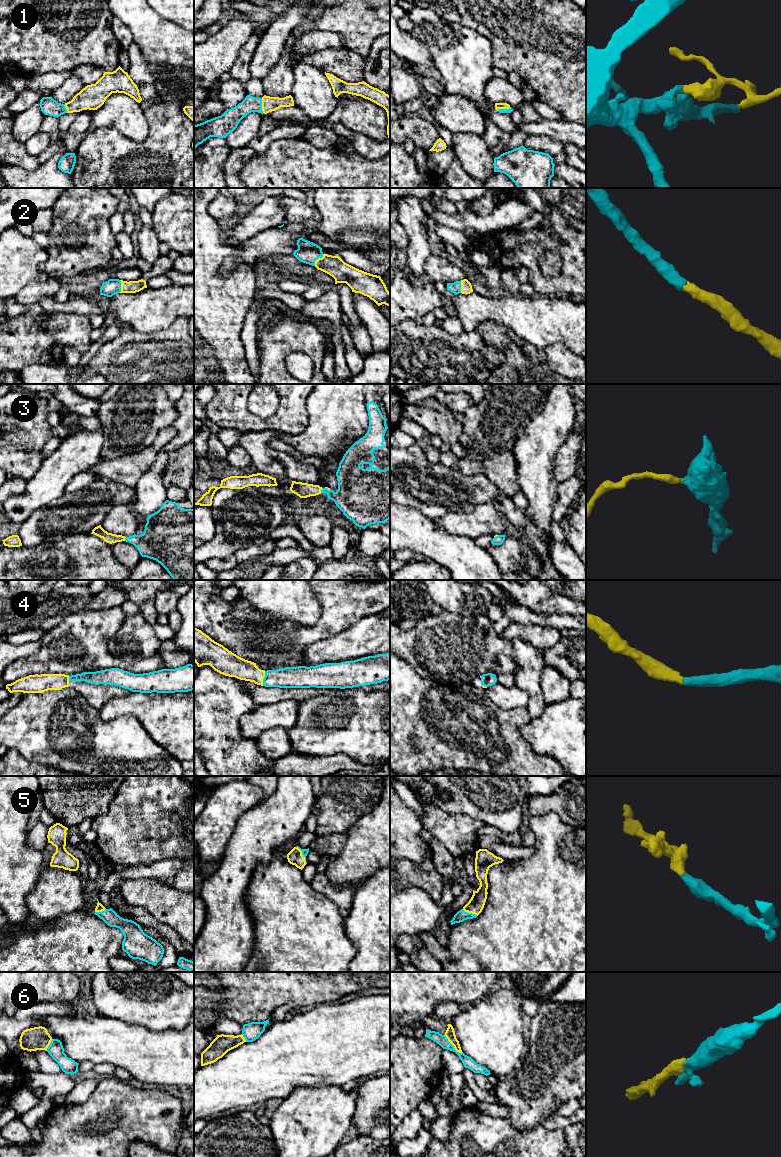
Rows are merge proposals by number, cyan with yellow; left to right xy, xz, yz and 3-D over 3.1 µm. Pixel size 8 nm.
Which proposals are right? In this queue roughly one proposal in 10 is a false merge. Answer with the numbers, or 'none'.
1, 2, 3, 4, 5

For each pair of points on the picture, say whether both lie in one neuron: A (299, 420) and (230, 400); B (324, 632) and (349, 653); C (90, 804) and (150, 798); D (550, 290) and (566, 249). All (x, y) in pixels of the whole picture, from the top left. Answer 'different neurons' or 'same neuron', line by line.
A: same neuron
B: different neurons
C: different neurons
D: same neuron

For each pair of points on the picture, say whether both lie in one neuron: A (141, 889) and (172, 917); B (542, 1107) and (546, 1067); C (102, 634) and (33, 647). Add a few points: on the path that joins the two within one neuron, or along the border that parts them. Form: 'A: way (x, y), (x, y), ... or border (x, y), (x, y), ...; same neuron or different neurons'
A: way (149, 894), (164, 909); same neuron
B: way (542, 1097), (542, 1083), (546, 1077); same neuron
C: border (40, 641), (40, 647), (35, 653), (20, 659); different neurons

